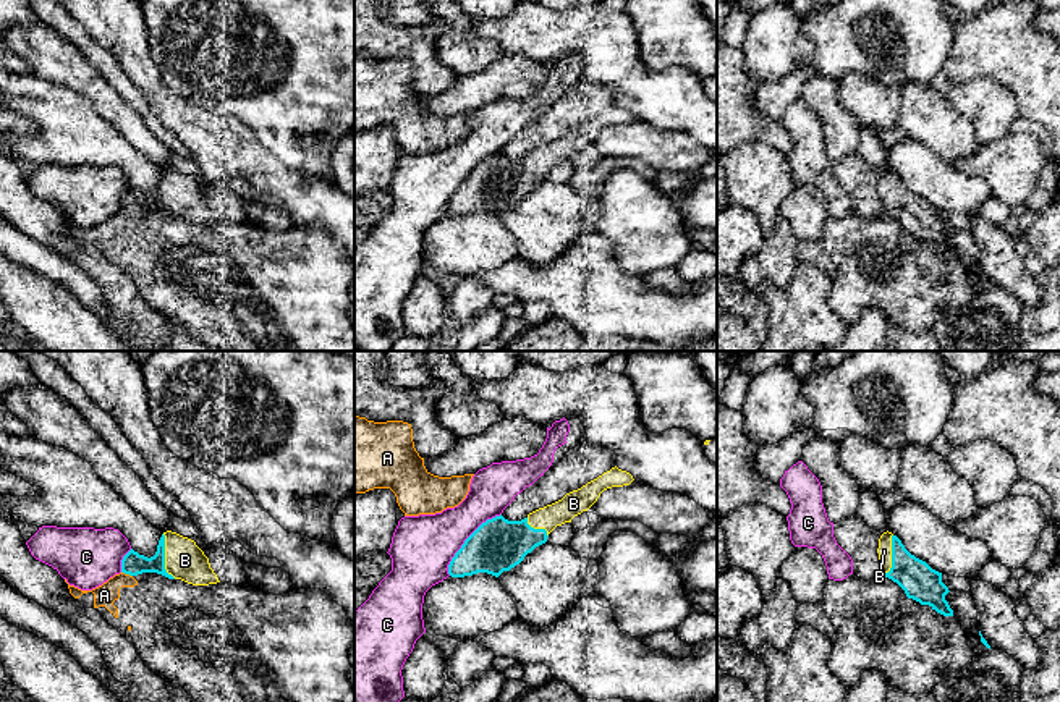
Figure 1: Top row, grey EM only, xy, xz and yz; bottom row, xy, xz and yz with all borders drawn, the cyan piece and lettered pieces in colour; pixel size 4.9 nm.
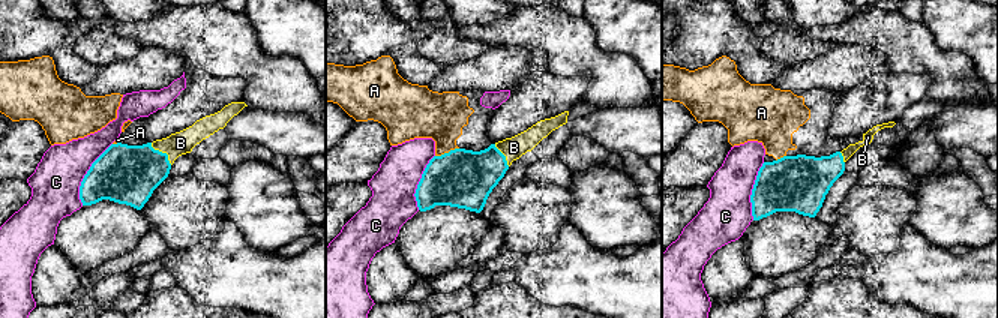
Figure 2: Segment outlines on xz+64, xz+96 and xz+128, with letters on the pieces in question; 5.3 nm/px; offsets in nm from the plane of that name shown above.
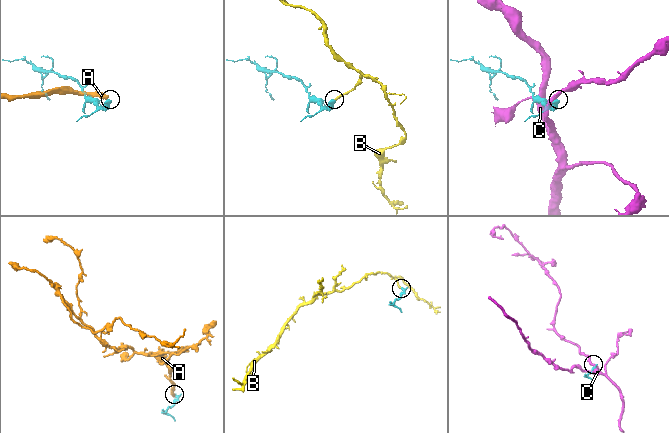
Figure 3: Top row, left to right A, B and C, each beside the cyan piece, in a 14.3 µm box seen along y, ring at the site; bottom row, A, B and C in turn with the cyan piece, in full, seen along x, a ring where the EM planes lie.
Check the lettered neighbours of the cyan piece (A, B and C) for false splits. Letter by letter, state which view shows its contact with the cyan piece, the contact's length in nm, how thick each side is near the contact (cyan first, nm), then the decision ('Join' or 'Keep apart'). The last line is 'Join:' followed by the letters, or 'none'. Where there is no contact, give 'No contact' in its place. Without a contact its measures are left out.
A: Touches cyan in xy. Shared border 60 nm. Thickness 120 nm (cyan) against 110 nm. Keep apart
B: Touches cyan in xy. Shared border 240 nm. Thickness 120 nm (cyan) against 190 nm. Join
C: Touches cyan in xz. Shared border 400 nm. Thickness 260 nm (cyan) against 320 nm. Keep apart
Join: B

